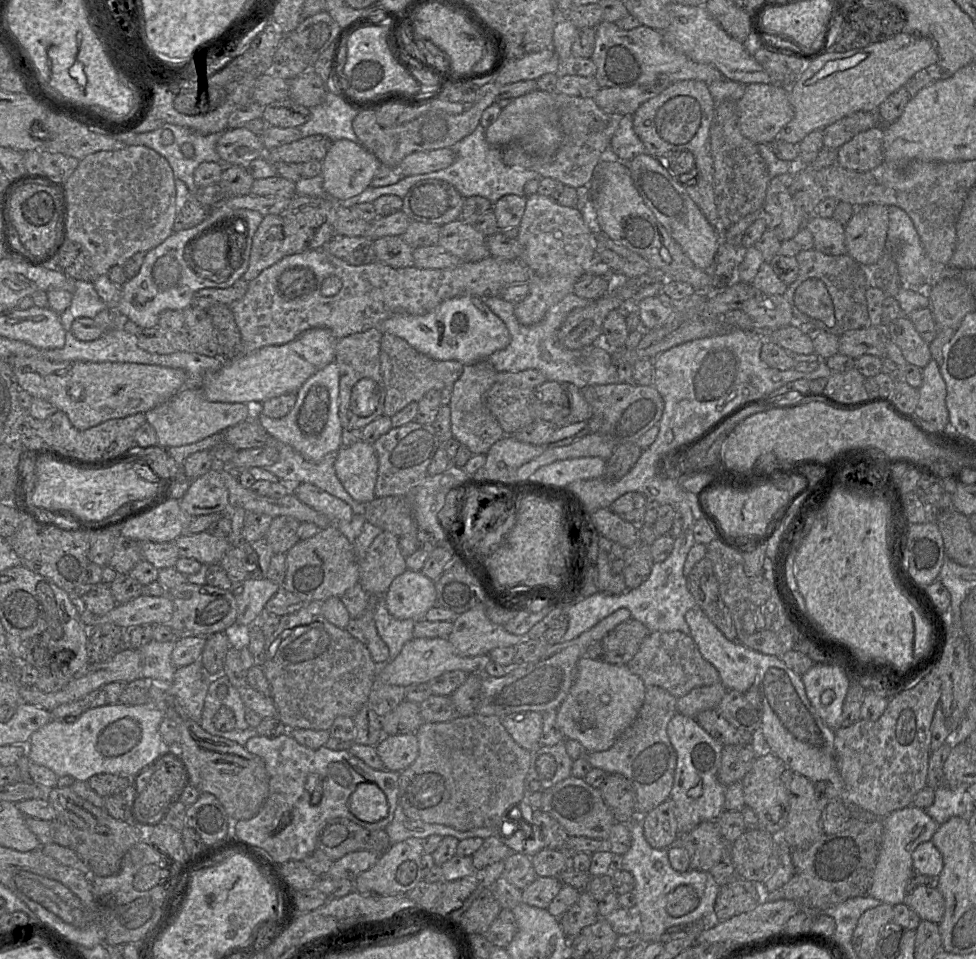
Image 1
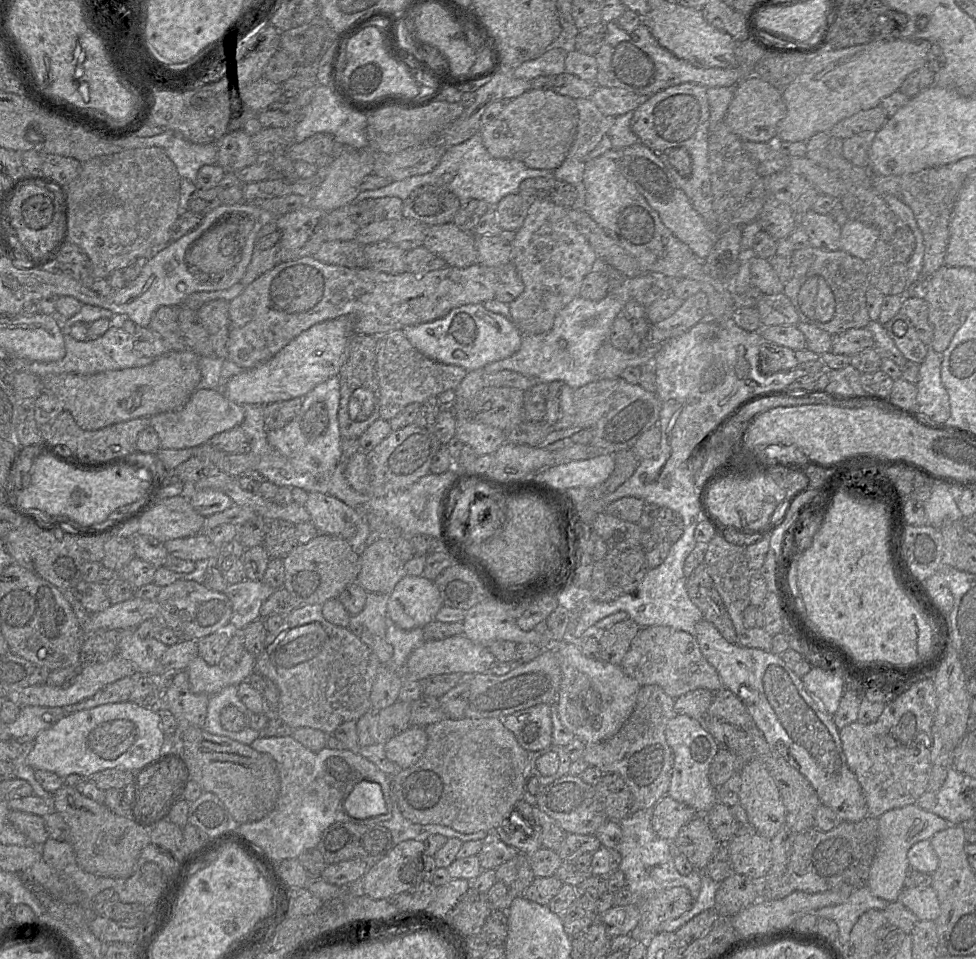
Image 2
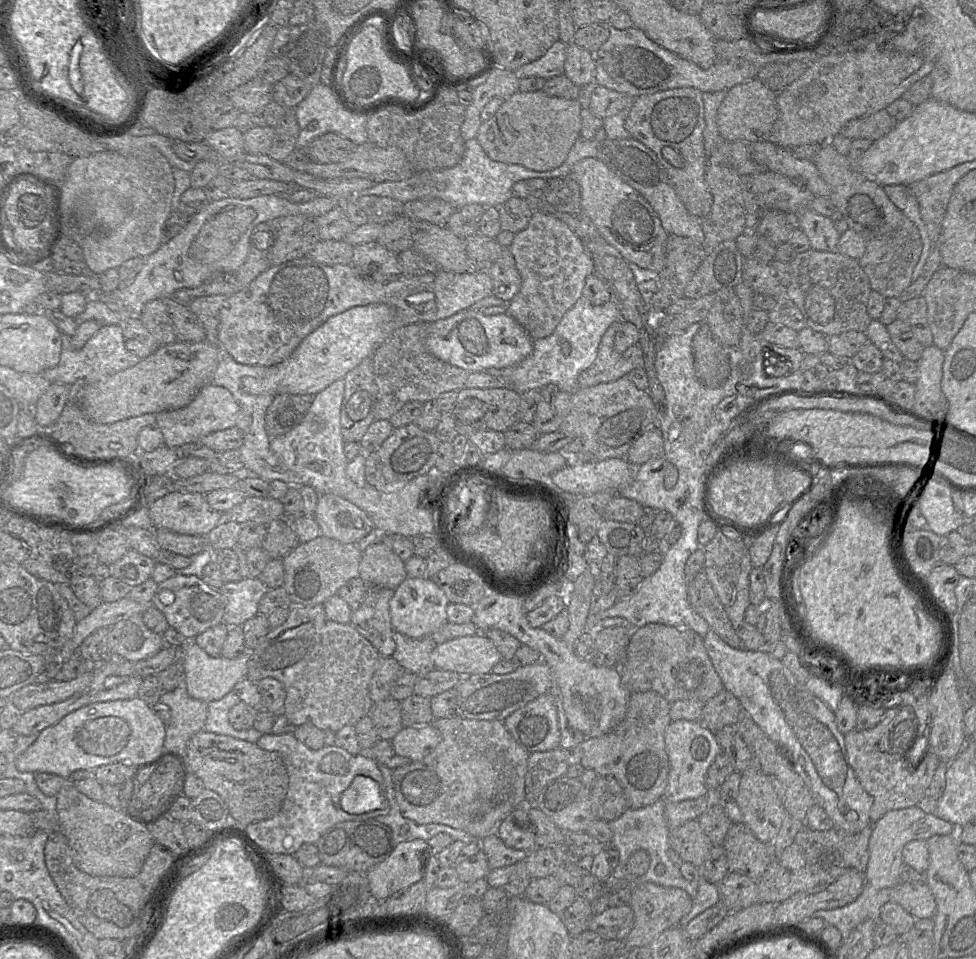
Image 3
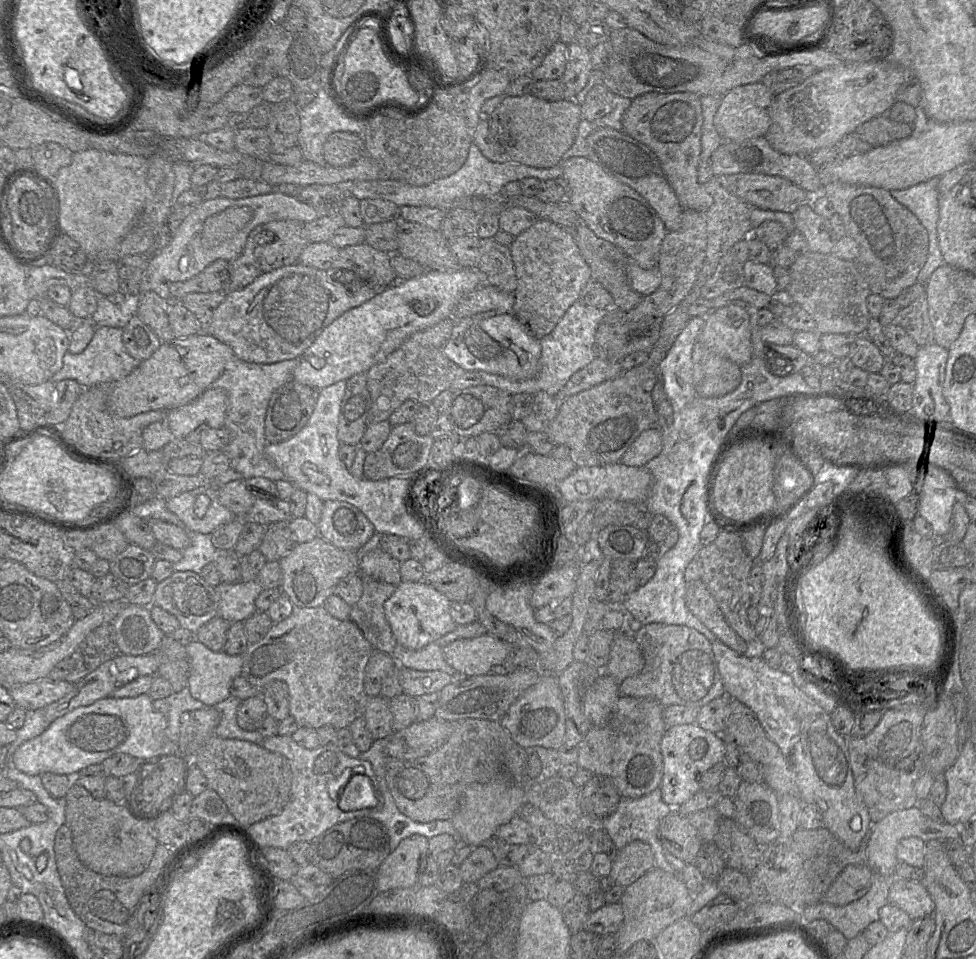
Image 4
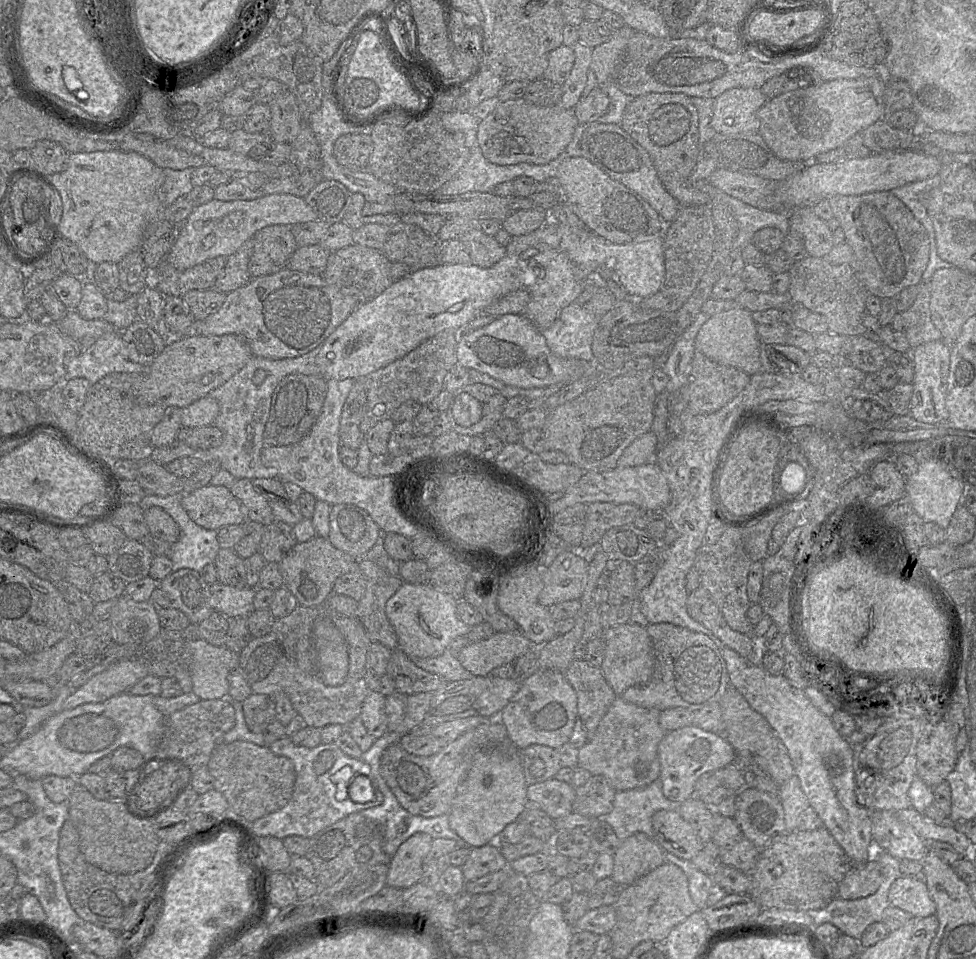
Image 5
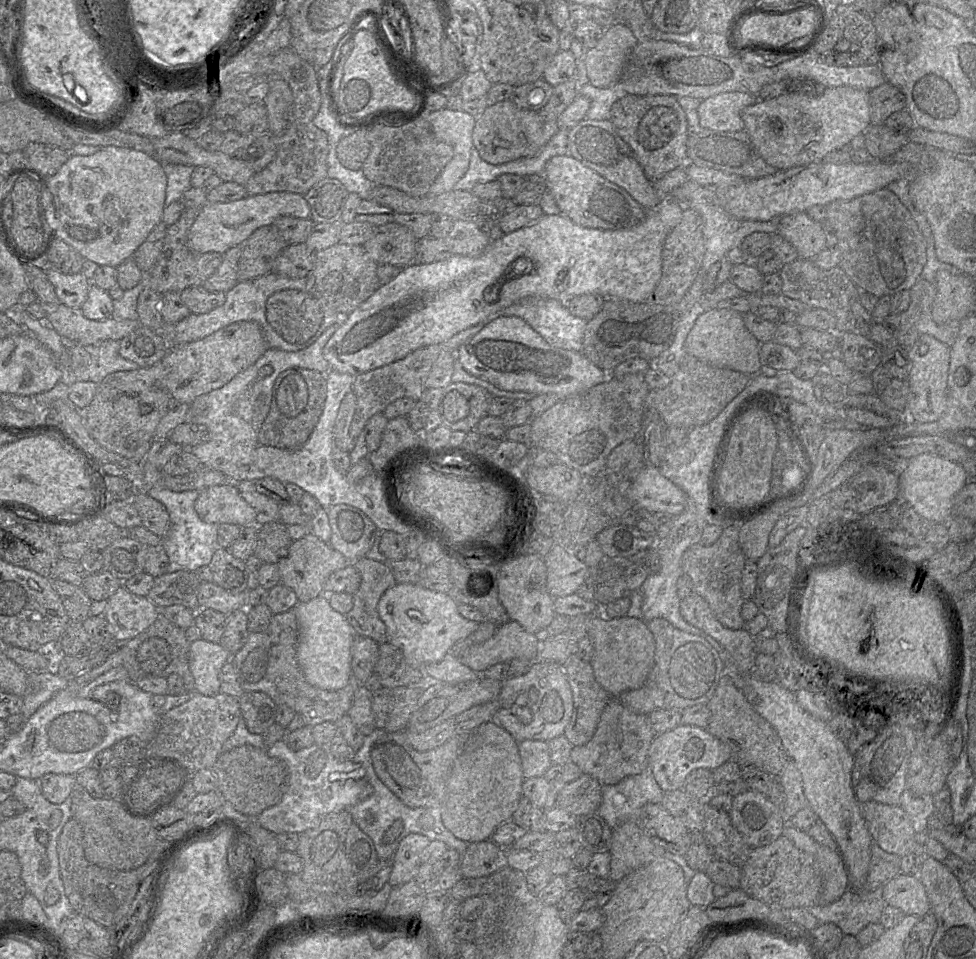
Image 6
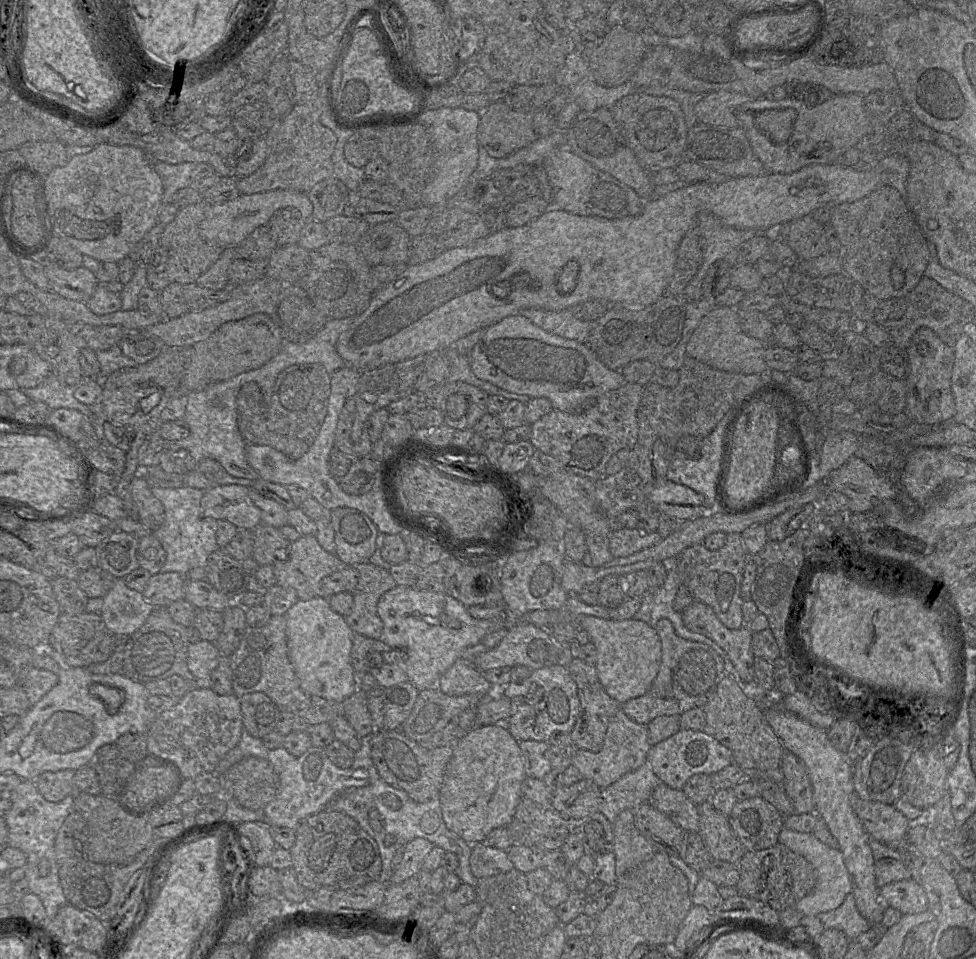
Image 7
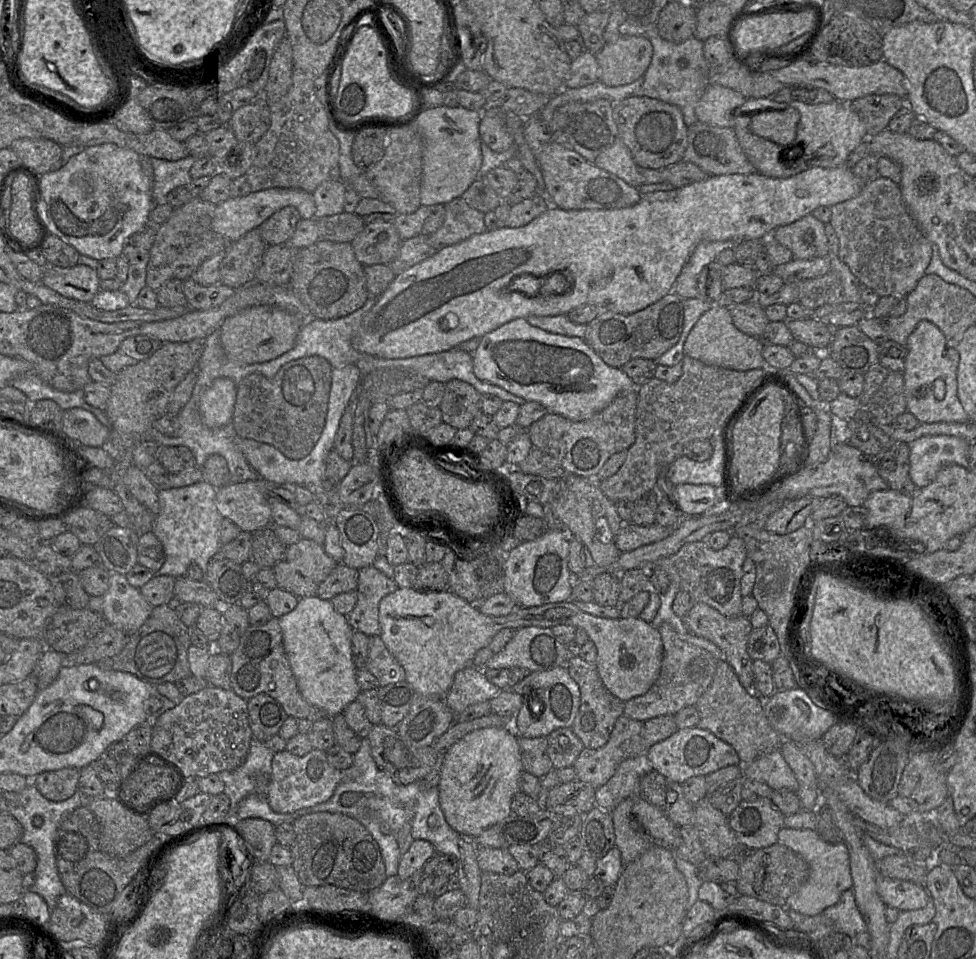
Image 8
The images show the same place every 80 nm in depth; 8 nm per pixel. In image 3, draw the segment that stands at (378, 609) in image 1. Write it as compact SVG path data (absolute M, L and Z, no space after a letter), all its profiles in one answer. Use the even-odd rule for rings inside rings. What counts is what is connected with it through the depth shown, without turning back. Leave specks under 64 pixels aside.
M394 631L394 640L396 648L392 657L402 670L419 675L435 669L432 652L436 645L432 636L413 639Z

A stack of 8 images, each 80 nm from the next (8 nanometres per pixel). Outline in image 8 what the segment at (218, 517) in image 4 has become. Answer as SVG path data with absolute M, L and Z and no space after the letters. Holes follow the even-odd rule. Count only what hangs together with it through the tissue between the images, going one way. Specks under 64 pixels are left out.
M261 478L216 489L215 505L221 516L231 520L240 531L253 534L272 524L266 482Z

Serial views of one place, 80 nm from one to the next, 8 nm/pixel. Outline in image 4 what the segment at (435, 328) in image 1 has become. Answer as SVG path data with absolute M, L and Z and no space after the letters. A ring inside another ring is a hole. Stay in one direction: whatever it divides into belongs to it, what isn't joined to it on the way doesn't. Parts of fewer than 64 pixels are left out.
M513 314L479 319L476 315L455 321L444 354L465 371L483 371L512 380L534 378L539 372L540 339L535 337Z

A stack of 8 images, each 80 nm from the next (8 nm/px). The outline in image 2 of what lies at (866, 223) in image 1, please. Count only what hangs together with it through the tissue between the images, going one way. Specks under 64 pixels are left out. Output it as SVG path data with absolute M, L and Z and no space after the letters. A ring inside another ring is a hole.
M848 220L841 229L841 250L866 262L874 252L878 236L875 227Z

